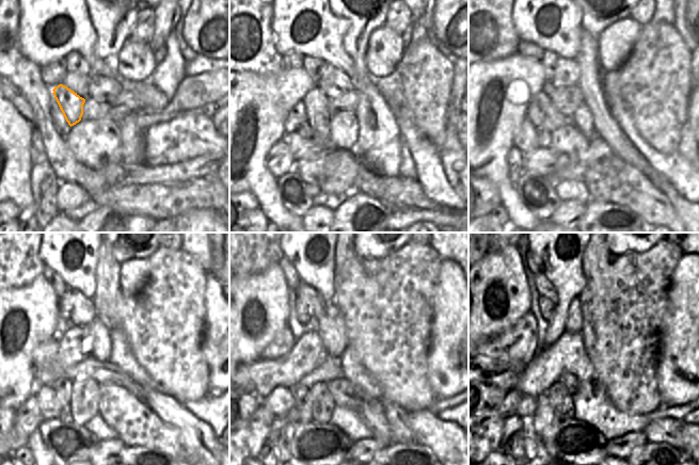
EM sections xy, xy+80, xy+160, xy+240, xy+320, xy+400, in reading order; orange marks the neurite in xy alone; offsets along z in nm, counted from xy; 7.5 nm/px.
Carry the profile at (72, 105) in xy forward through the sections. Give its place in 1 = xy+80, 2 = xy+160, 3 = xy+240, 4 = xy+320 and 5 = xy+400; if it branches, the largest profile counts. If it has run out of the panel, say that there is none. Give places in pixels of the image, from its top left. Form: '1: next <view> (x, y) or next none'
1: next xy+80 (315, 101)
2: next xy+160 (569, 140)
3: next xy+240 (85, 396)
4: next xy+320 (322, 403)
5: next xy+400 (561, 400)

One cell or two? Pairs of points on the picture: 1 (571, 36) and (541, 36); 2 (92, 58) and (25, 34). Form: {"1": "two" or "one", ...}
{"1": "one", "2": "one"}

